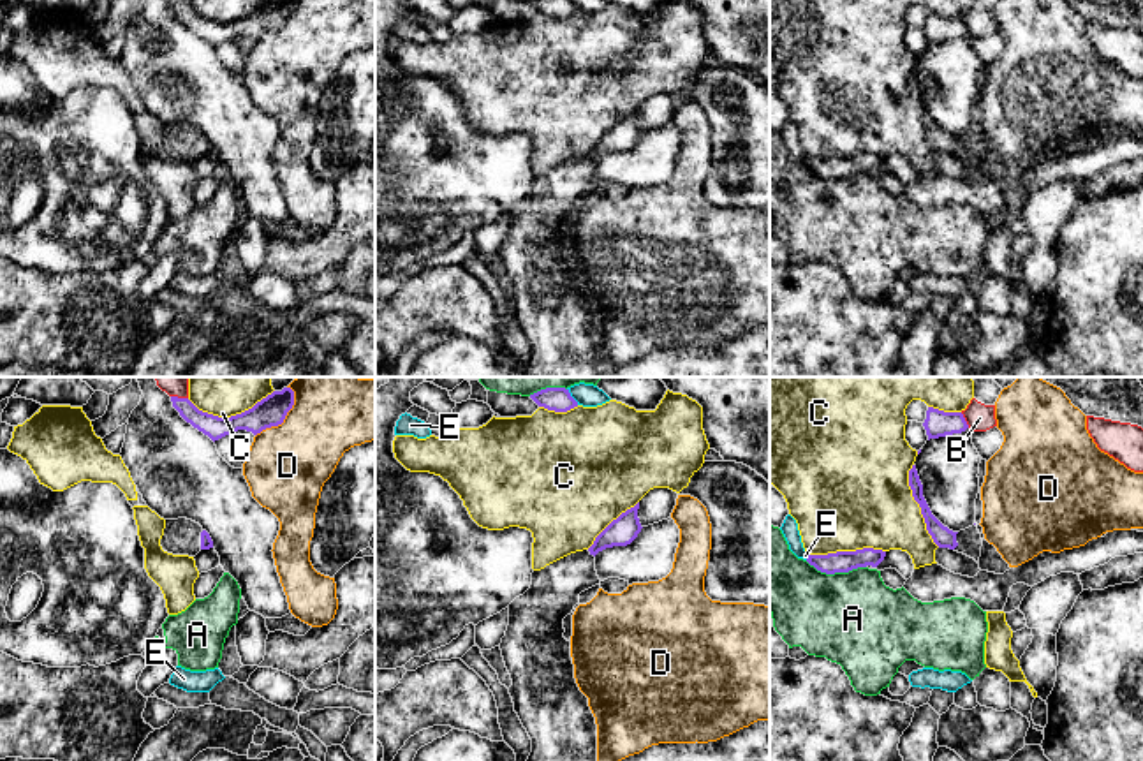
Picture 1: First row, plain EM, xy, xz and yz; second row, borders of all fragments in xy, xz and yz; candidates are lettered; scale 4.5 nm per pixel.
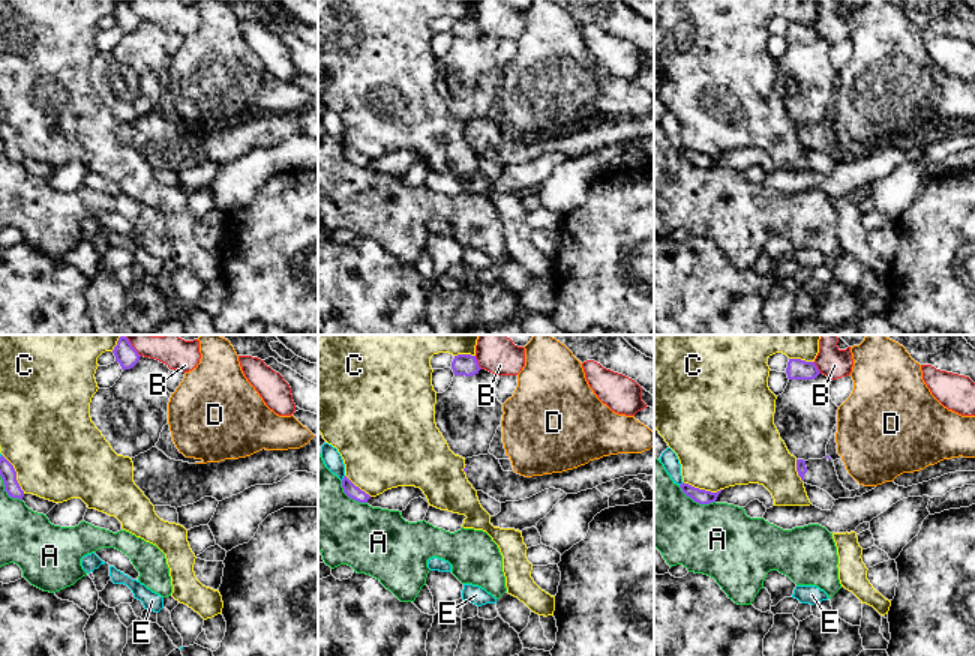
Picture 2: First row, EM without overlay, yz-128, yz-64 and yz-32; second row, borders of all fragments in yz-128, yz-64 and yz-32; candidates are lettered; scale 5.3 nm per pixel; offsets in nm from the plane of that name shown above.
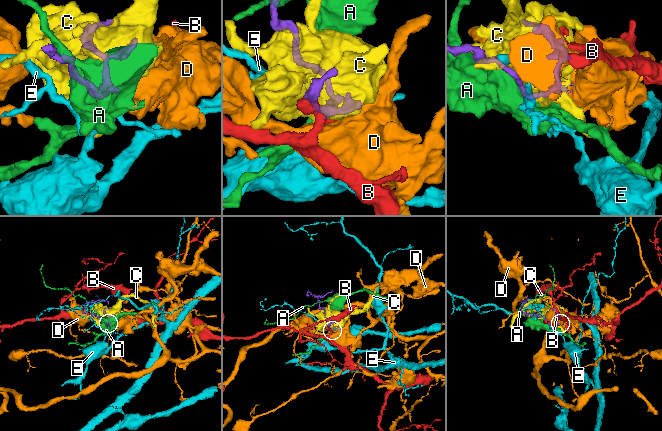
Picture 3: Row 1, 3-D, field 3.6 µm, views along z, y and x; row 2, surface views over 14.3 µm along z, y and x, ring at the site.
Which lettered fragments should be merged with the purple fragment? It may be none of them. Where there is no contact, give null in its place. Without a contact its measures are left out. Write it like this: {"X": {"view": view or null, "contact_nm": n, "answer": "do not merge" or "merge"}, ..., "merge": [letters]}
{"A": {"view": "yz", "contact_nm": 280, "answer": "do not merge"}, "B": {"view": "yz", "contact_nm": 80, "answer": "do not merge"}, "C": {"view": "yz", "contact_nm": 400, "answer": "do not merge"}, "D": {"view": "xy", "contact_nm": 260, "answer": "do not merge"}, "E": {"view": "yz", "contact_nm": 30, "answer": "do not merge"}, "merge": []}

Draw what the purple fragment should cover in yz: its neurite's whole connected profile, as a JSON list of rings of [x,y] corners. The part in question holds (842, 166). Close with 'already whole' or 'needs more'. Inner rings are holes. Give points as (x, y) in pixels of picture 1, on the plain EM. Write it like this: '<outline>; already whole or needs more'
[[[863,153],[856,157],[837,157],[828,160],[808,160],[807,167],[826,180],[849,178],[858,173],[877,173],[886,162],[886,157]]]; already whole

